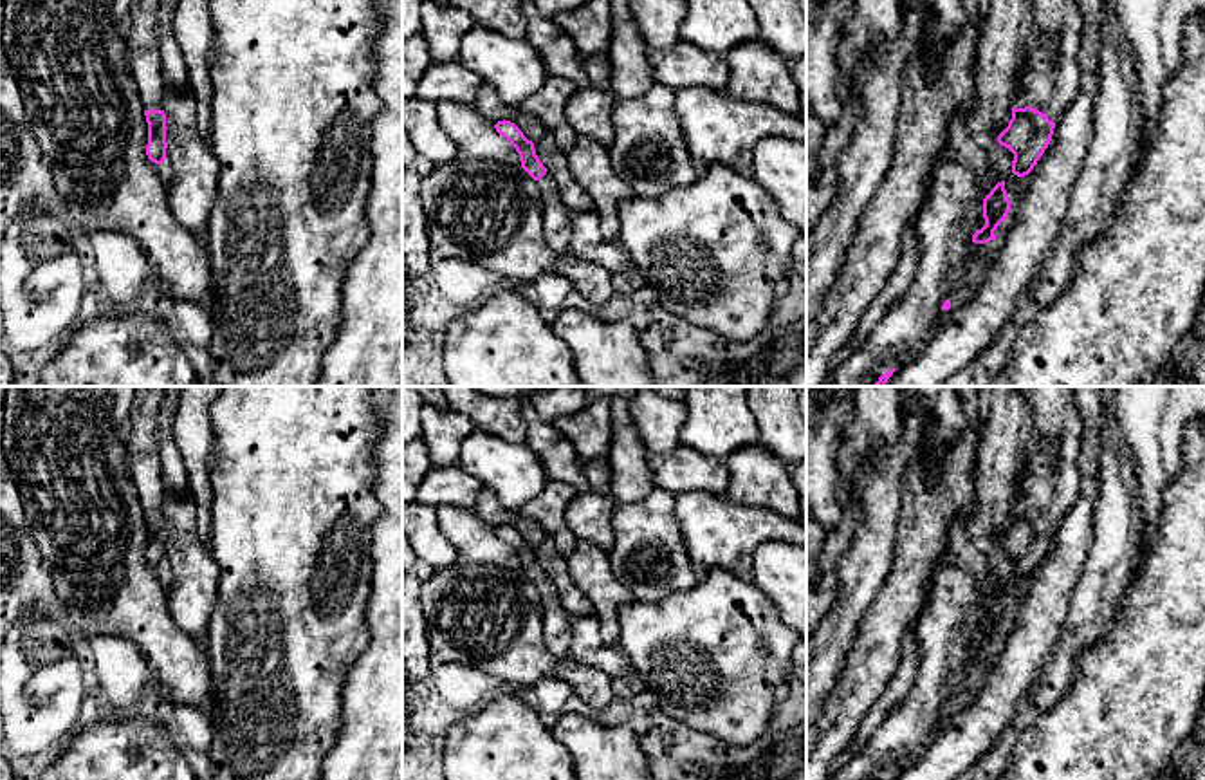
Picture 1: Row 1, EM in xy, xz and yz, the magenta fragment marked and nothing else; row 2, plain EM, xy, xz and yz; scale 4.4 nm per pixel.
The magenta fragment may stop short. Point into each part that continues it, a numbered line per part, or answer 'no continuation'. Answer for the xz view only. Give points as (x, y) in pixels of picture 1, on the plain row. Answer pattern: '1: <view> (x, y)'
1: xz (556, 623)

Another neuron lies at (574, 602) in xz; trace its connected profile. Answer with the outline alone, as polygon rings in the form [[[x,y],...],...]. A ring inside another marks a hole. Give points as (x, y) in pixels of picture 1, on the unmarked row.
[[[547,536],[539,545],[534,547],[536,560],[552,580],[559,592],[563,608],[570,618],[593,616],[593,603],[581,592],[572,581],[566,571],[566,558],[559,554],[554,540]]]

